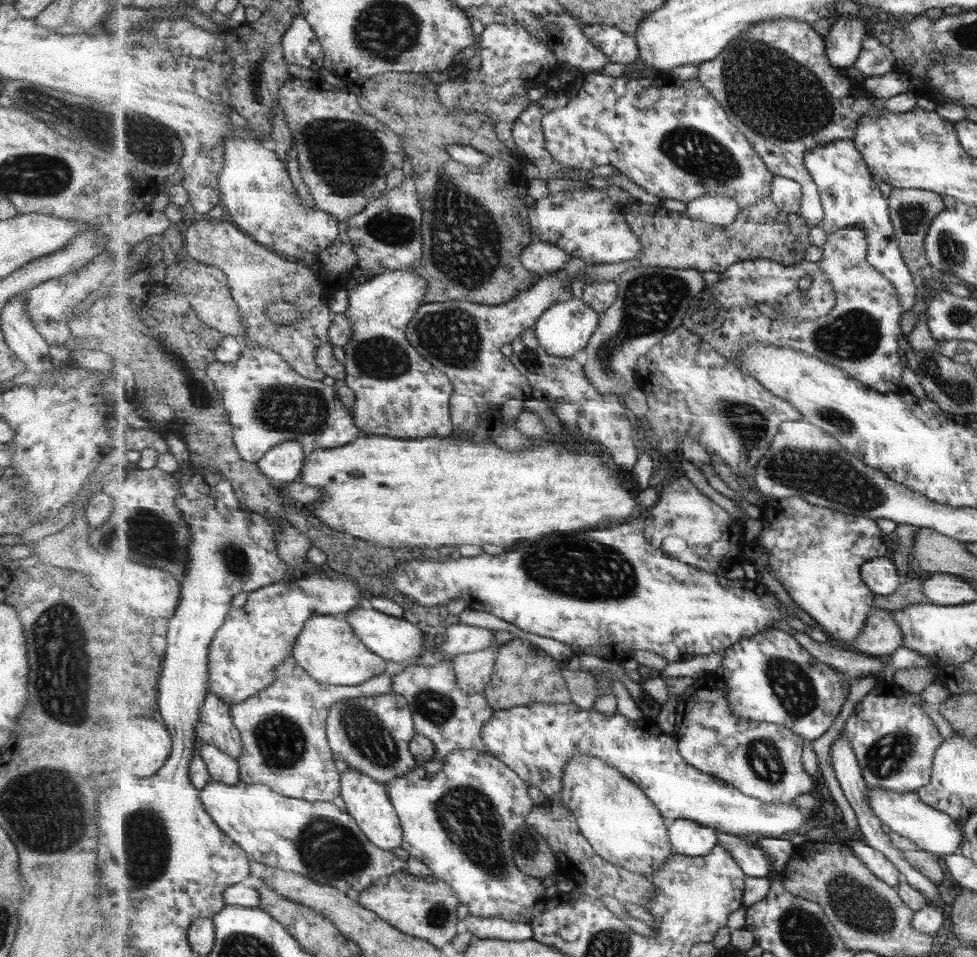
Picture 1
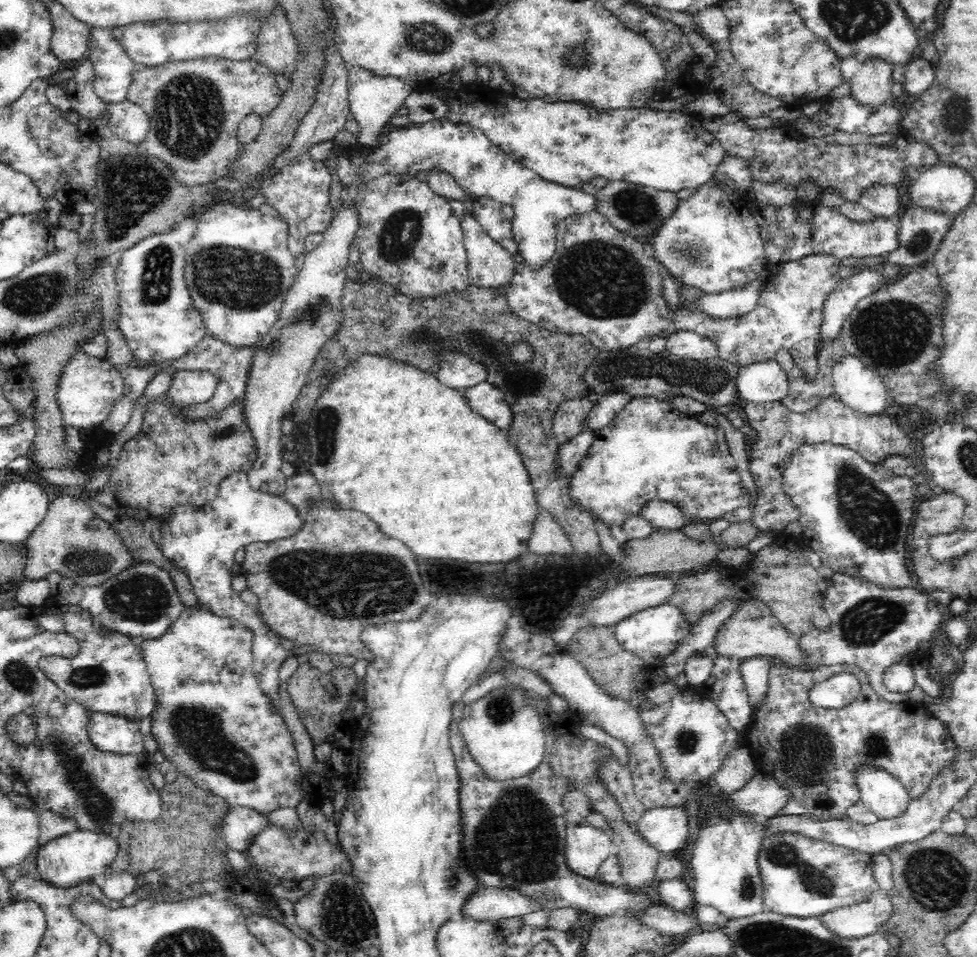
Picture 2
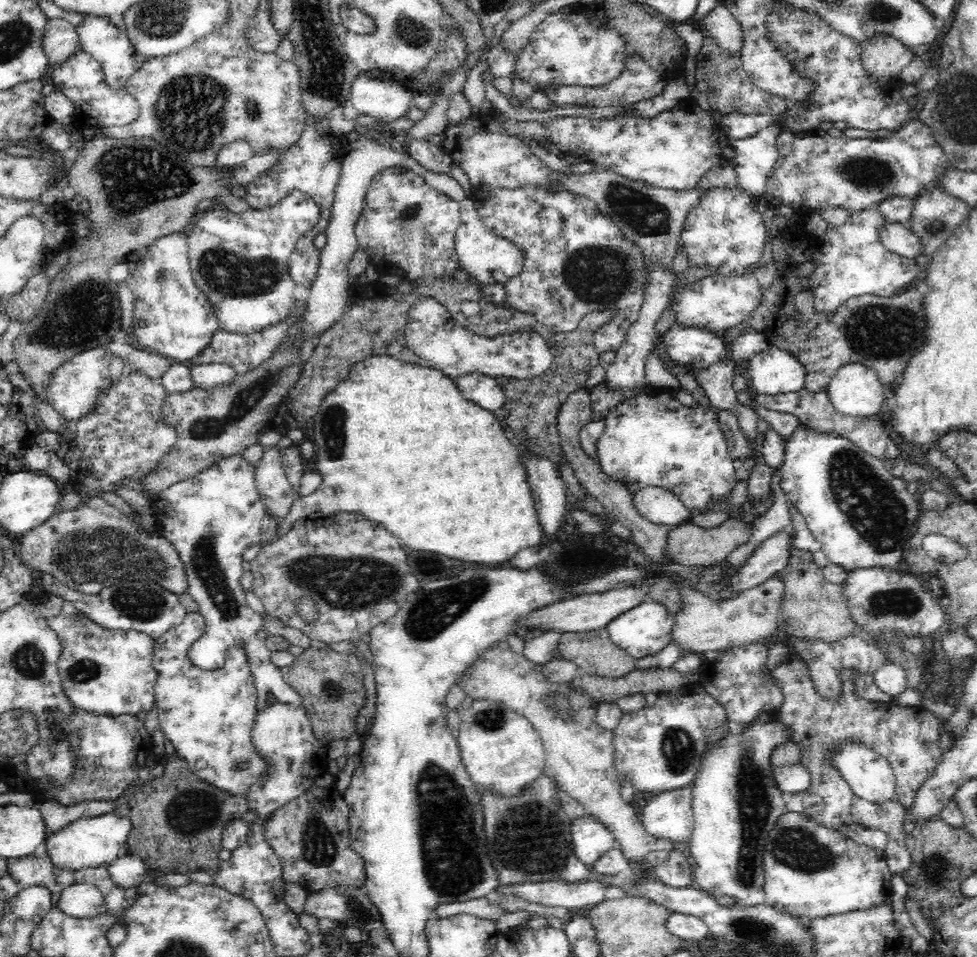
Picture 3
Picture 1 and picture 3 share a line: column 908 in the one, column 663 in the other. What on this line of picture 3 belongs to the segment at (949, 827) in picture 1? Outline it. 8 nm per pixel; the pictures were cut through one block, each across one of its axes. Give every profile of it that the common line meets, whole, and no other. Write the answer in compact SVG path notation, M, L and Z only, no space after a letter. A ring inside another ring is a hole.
M692 784L653 796L642 812L641 824L654 837L688 844L694 829Z

